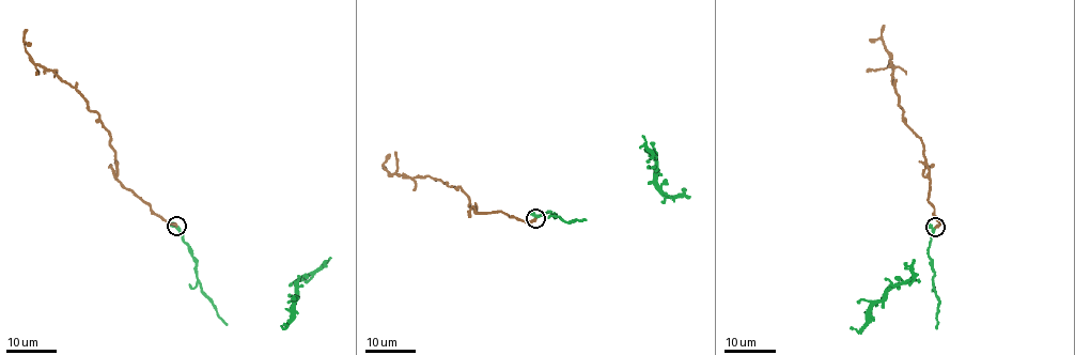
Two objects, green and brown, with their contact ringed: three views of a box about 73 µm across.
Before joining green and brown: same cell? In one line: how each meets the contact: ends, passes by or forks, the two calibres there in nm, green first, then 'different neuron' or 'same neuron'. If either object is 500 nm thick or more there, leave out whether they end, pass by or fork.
green passes by | brown ends | 320/360 nm | same neuron

